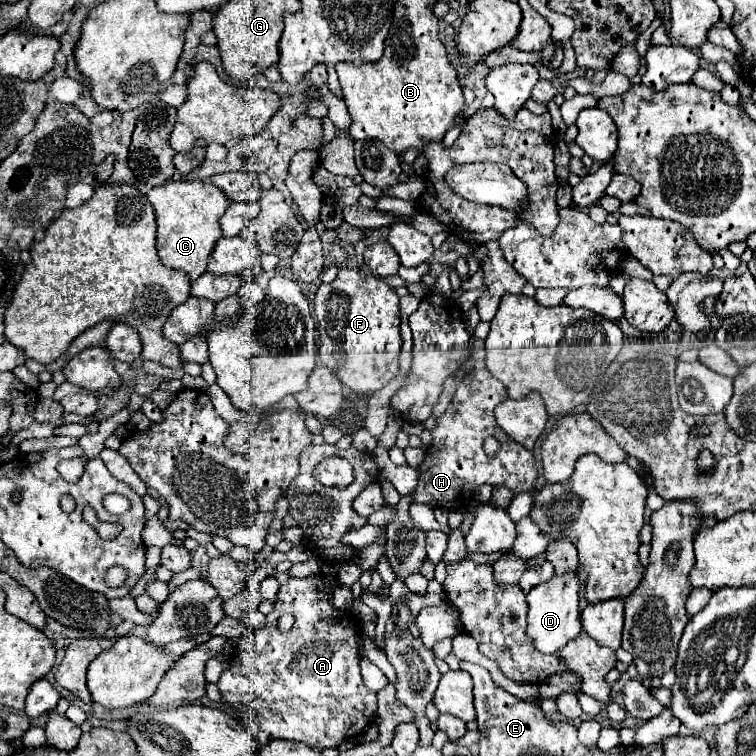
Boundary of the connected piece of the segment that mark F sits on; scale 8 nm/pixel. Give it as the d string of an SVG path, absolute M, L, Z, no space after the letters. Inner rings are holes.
M342 267L330 285L320 285L314 295L320 331L320 361L336 371L340 383L358 395L372 395L398 375L400 307L394 289L374 275Z

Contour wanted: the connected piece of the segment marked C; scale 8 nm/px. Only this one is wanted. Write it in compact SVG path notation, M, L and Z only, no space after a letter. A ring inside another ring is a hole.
M200 179L194 181L168 181L162 187L154 187L146 193L148 201L156 211L158 221L158 257L166 267L186 271L194 281L206 271L208 257L222 237L222 229L218 219L228 209L228 197L212 183L204 183Z

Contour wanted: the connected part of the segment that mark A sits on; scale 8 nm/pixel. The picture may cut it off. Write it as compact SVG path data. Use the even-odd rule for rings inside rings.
M312 575L306 579L290 579L280 587L274 611L266 617L266 625L240 637L240 645L230 657L230 667L216 683L226 703L244 713L254 711L250 723L242 725L260 745L268 743L270 739L290 739L302 741L314 751L338 747L344 739L358 737L376 717L376 693L366 689L360 675L360 653L356 645L360 631L356 619L346 611L334 609L328 603L330 593L316 591L316 581L320 581L320 577ZM282 613L292 613L296 617L292 631L286 635L276 629L276 621Z

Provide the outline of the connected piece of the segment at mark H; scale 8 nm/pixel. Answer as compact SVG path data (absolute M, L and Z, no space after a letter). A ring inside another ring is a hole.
M472 369L456 389L446 413L438 419L438 425L432 429L432 445L426 449L426 457L418 467L418 487L414 491L412 501L428 503L432 507L444 509L464 509L474 495L474 489L482 483L490 483L494 487L508 487L514 493L530 491L536 481L536 465L534 455L526 447L520 447L516 441L508 439L508 435L494 421L494 407L506 399L504 385L494 379L486 369ZM494 435L502 447L498 455L488 457L482 451L482 441Z

